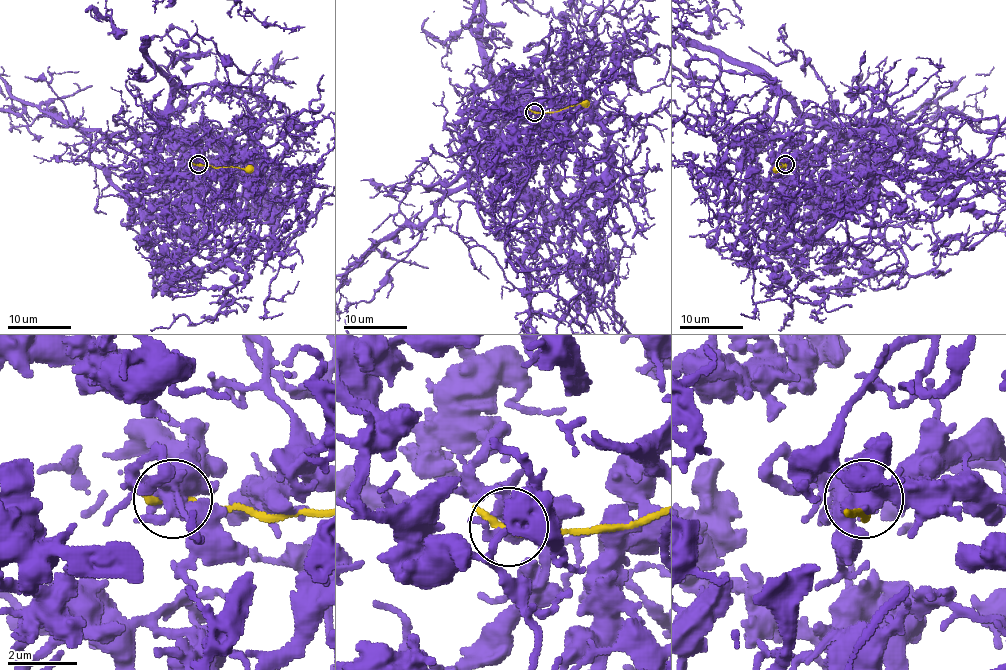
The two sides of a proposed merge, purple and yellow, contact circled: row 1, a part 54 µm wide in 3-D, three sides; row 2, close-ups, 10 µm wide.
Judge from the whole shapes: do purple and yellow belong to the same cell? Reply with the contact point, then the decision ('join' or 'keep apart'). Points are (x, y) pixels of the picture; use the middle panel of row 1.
at (534, 112); keep apart

